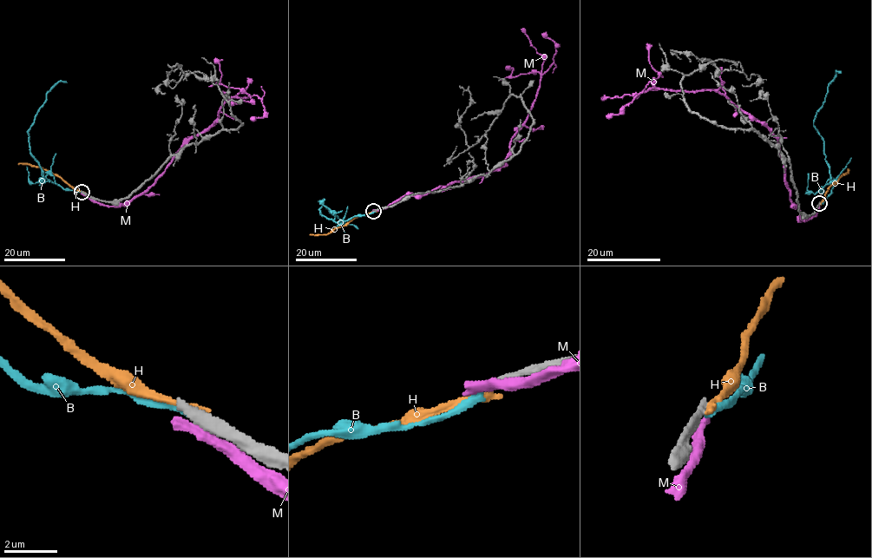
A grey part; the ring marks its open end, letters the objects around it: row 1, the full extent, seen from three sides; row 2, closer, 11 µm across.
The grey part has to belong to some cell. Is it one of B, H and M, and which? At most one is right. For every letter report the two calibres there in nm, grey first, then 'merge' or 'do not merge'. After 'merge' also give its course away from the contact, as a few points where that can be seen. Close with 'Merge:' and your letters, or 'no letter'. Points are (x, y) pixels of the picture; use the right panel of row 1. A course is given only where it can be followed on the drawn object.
B: calibres 360 and 280 nm; do not merge
H: calibres 380 and 280 nm; do not merge
M: calibres 440 and 480 nm; do not merge
Merge: no letter

